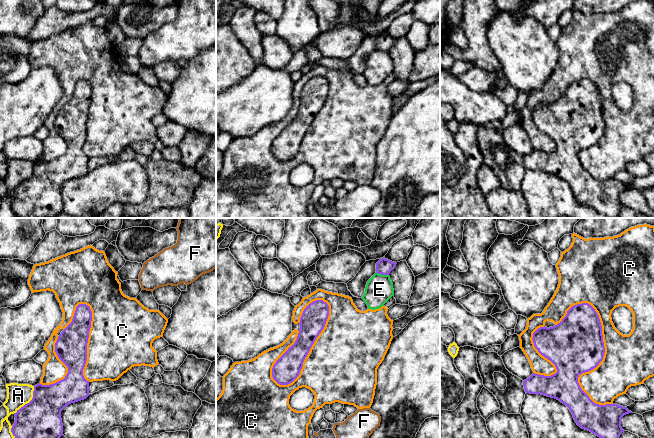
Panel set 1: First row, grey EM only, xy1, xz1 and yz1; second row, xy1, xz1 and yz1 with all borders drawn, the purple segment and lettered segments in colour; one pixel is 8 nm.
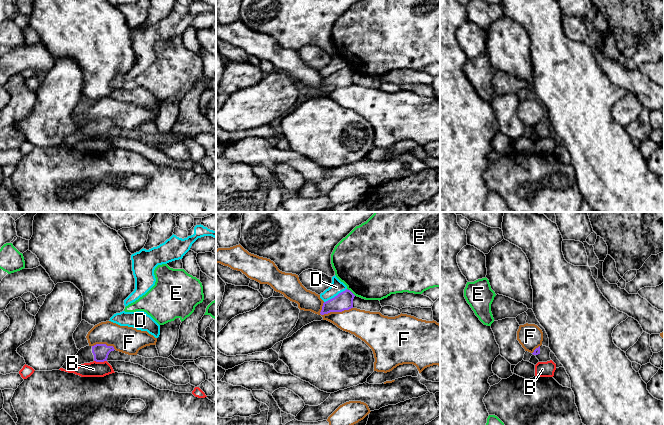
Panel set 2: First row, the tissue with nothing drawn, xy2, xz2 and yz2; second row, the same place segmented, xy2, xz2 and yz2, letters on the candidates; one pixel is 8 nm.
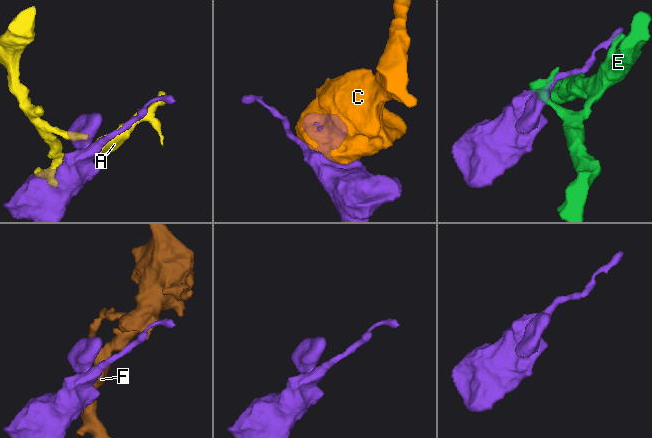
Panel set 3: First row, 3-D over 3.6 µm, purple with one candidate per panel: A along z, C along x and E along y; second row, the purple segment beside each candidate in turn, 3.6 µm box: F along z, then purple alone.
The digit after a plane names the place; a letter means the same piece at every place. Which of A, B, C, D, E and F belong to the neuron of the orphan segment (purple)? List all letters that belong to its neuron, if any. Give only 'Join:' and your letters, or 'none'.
Join: none

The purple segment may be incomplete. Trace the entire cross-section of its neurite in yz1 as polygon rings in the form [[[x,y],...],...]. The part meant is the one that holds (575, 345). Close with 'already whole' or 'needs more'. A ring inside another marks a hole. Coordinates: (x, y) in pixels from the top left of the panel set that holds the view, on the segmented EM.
[[[588,303],[574,305],[557,325],[538,328],[533,333],[532,340],[538,352],[555,365],[557,372],[551,376],[533,373],[523,381],[525,392],[559,400],[569,408],[578,426],[600,438],[619,438],[624,432],[621,418],[632,412],[617,404],[594,403],[578,383],[578,377],[596,368],[605,353],[602,326],[595,309]]]; already whole

